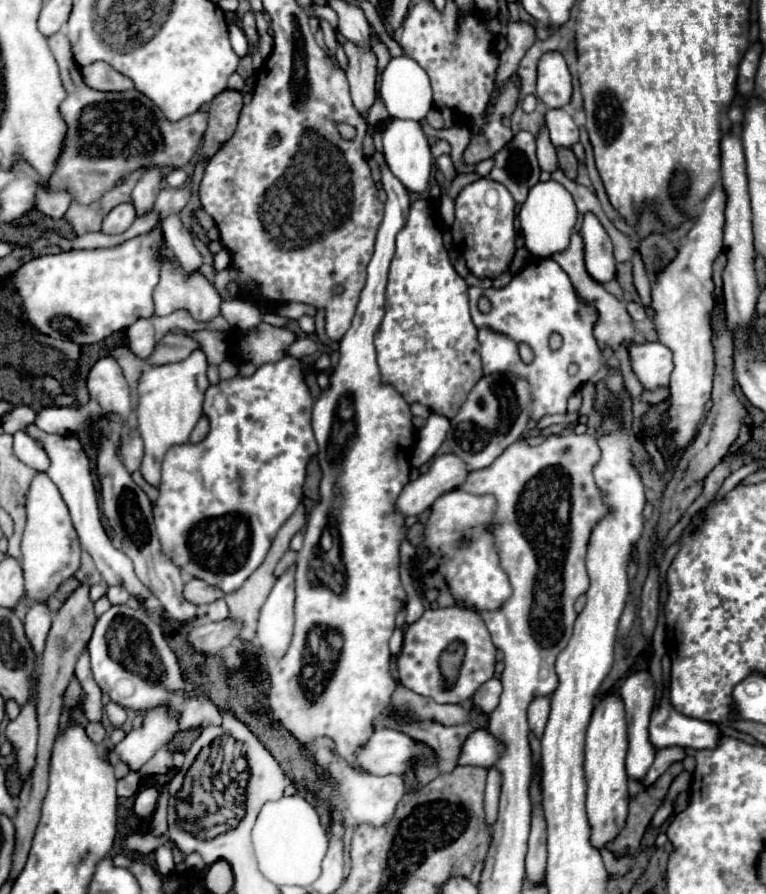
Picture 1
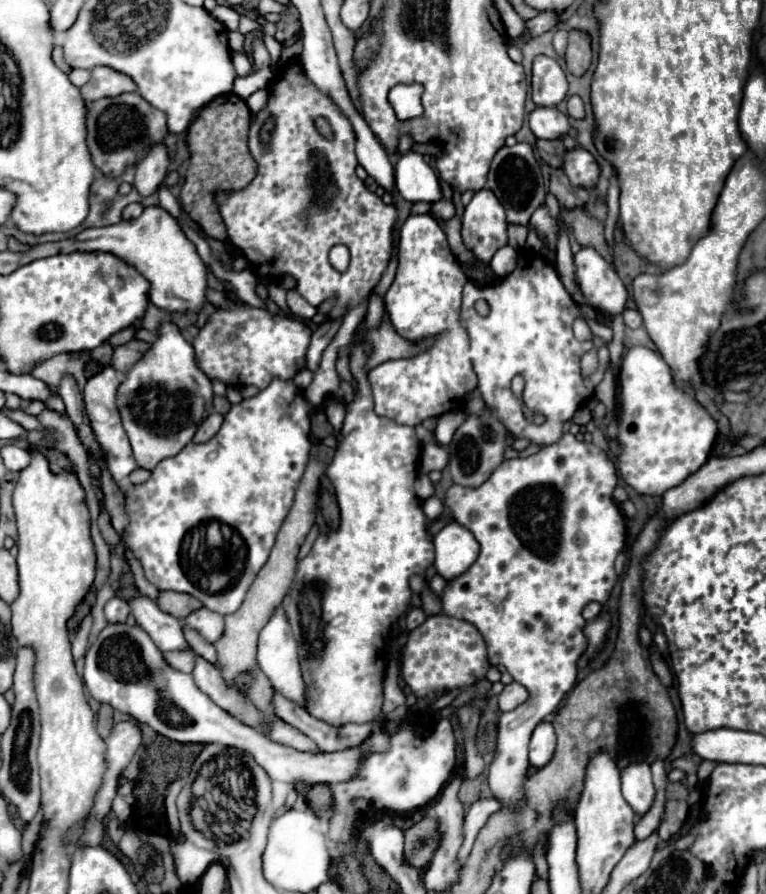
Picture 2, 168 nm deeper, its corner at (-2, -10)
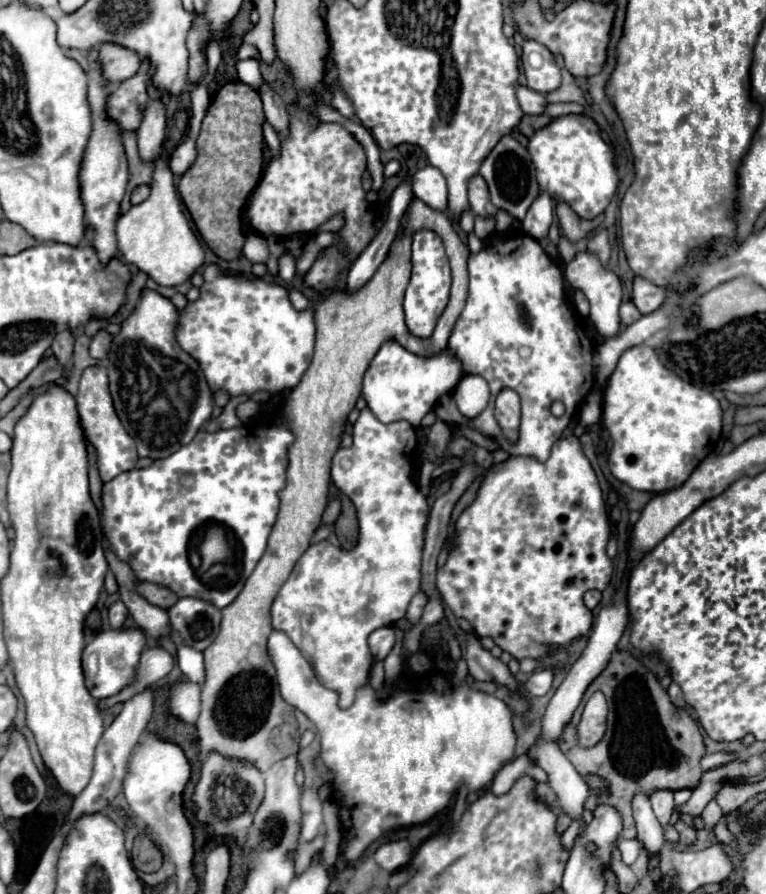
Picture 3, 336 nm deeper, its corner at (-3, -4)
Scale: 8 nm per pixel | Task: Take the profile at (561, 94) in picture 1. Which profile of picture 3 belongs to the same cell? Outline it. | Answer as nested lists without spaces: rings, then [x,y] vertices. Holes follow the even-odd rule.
[[[516,35],[516,43],[522,47],[520,63],[530,89],[538,93],[550,93],[560,87],[562,75],[554,61],[554,55],[540,43]]]

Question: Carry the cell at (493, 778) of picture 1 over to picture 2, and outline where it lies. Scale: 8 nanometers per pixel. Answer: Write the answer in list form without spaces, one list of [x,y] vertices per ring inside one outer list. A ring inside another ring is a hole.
[[[489,797],[489,799],[479,799],[471,805],[469,813],[465,815],[465,841],[463,841],[463,847],[459,851],[459,859],[463,861],[471,849],[473,849],[473,843],[475,843],[475,837],[477,833],[485,827],[485,823],[489,821],[489,817],[493,813],[497,813],[501,809],[502,805],[495,799],[495,797]]]

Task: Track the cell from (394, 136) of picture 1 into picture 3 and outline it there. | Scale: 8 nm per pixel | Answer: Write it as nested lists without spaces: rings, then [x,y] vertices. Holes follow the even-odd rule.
[[[426,165],[424,169],[416,171],[412,175],[412,187],[414,195],[422,199],[428,207],[436,211],[446,211],[446,181],[438,169]]]

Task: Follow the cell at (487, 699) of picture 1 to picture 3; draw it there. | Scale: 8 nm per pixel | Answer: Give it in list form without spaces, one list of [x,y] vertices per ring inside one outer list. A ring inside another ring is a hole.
[[[544,669],[544,671],[536,671],[532,673],[532,677],[524,683],[524,693],[528,693],[530,697],[540,697],[540,695],[546,695],[552,687],[552,681],[554,681],[554,673],[550,669]]]

